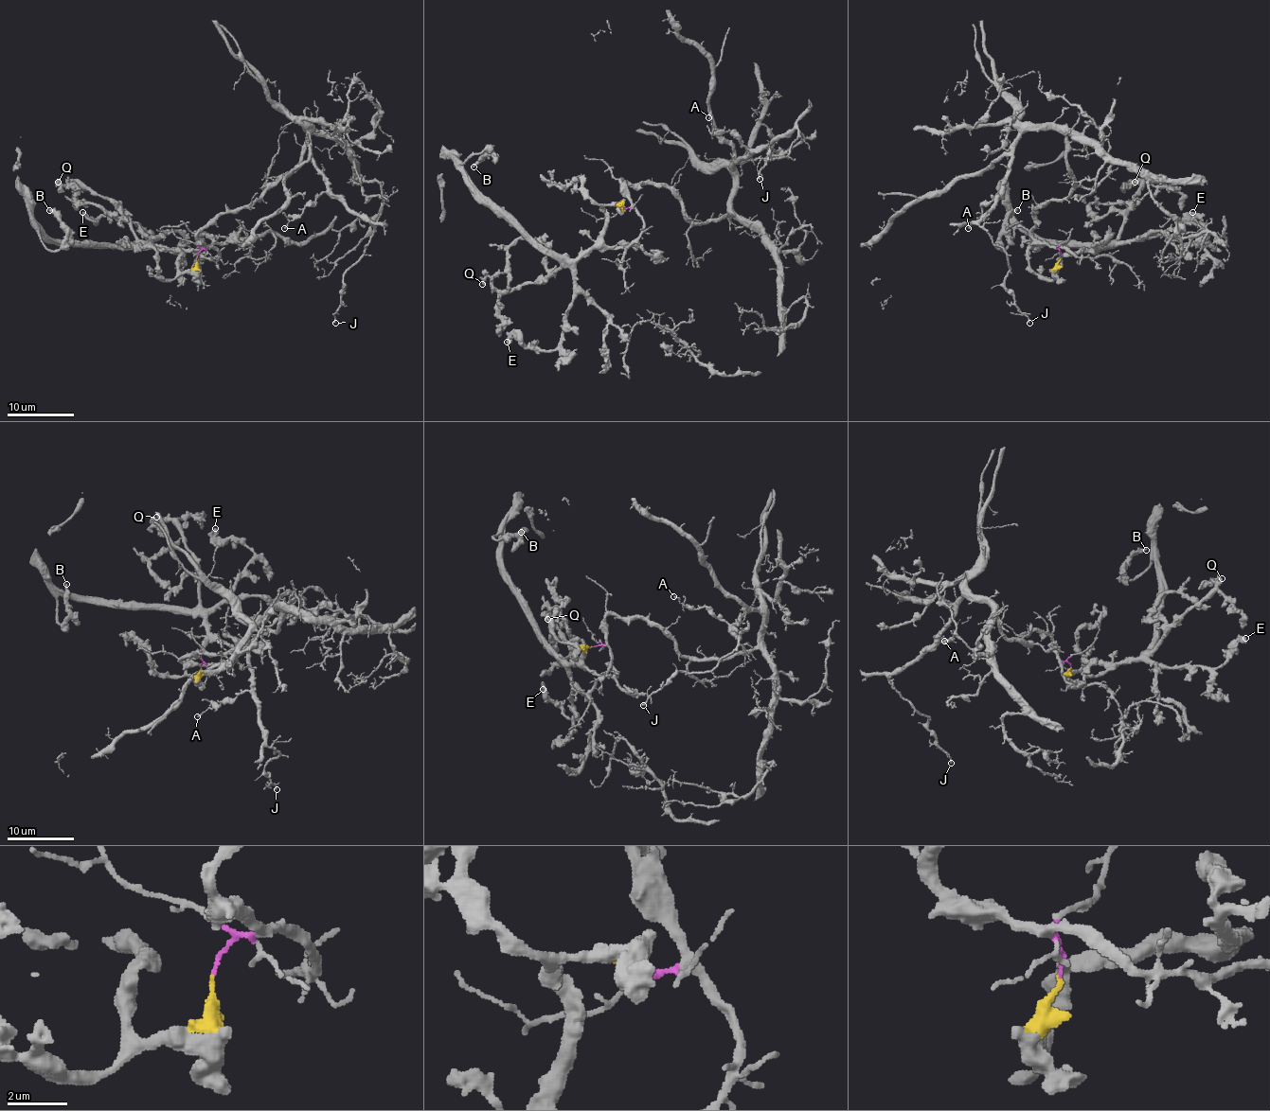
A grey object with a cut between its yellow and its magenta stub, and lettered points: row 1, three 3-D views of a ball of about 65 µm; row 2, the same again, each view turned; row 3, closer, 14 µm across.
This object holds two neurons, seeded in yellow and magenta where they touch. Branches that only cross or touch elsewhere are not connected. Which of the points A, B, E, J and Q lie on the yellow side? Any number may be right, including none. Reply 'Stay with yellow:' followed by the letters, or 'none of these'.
Stay with yellow: B, E, Q

